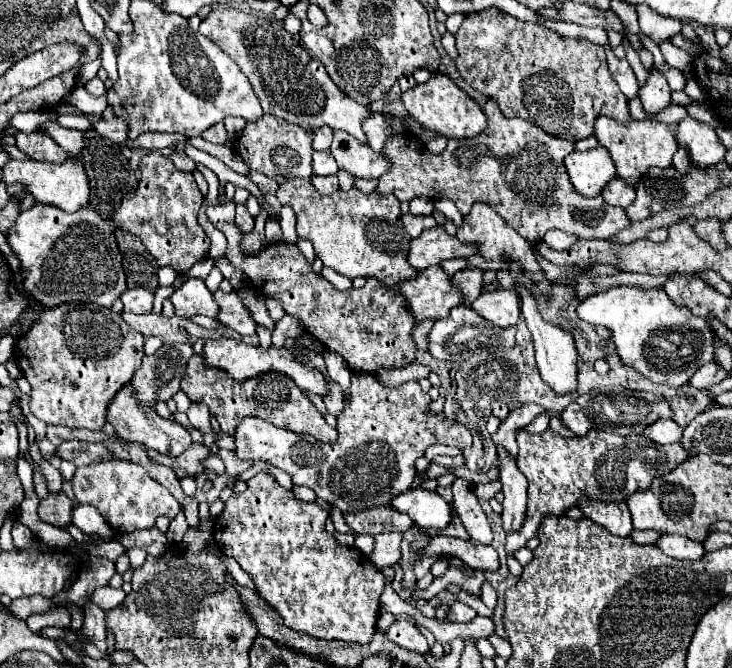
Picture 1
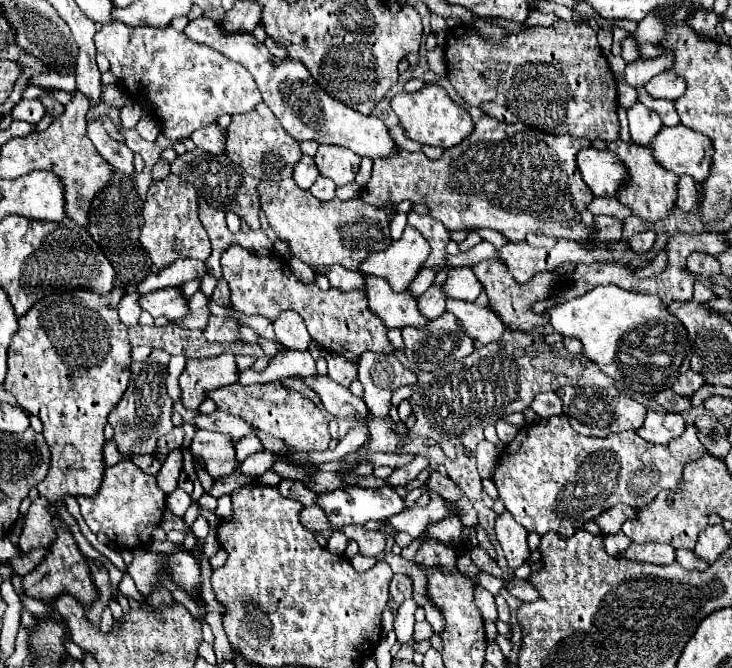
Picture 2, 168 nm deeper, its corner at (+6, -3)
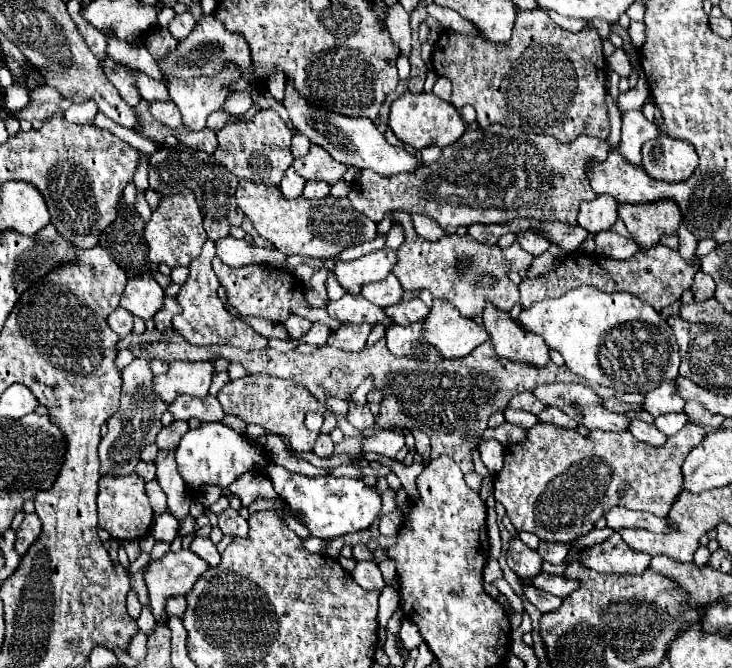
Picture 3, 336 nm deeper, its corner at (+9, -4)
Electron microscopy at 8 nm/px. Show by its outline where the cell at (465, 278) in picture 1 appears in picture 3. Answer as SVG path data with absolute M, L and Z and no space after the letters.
M416 296L412 300L404 300L396 306L388 306L386 308L386 314L390 318L394 318L396 324L400 326L408 326L412 322L418 322L418 320L424 320L428 314L430 314L430 308L424 306L424 302Z

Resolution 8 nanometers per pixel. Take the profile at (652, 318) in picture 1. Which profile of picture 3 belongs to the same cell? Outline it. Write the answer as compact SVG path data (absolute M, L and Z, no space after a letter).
M580 286L576 290L566 292L560 298L548 298L534 302L530 308L522 310L518 316L518 322L522 328L540 334L546 344L554 350L558 350L566 366L582 376L590 384L602 384L606 388L612 388L614 392L642 392L654 390L664 380L678 378L678 366L680 366L680 352L676 350L676 336L672 334L670 324L646 302L640 302L640 298L628 294L628 292L602 292L594 286Z

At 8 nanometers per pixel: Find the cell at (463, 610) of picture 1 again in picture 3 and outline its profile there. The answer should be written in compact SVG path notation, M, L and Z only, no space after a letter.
M404 620L402 630L400 630L398 636L400 636L402 644L406 646L406 650L412 650L412 648L416 648L424 642L422 636L420 636L420 630L416 630L416 624L412 624L412 622L408 622L408 620Z

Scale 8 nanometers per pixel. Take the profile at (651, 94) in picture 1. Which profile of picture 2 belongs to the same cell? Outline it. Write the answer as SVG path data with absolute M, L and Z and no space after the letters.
M637 101L637 105L633 105L627 111L629 117L629 131L631 131L631 141L635 145L649 145L651 139L661 131L663 123L659 119L659 115L655 115L653 111L649 111L645 105L641 105Z

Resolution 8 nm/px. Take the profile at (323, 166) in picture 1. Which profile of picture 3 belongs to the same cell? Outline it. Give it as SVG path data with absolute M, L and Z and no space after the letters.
M288 168L280 182L280 190L286 198L298 198L304 190L304 184L306 184L306 180L300 178L300 174L296 174L292 168Z

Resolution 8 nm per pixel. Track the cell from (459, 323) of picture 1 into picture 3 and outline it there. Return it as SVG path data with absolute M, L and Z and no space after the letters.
M414 322L408 326L392 326L386 330L388 350L394 356L408 356L422 362L442 362L440 352L424 342L424 322Z

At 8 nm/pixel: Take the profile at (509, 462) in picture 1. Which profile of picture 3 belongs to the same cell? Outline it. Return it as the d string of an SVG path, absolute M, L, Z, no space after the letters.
M516 534L516 536L510 538L510 548L508 548L506 562L520 578L532 578L532 576L540 574L542 558L540 558L538 552L530 550Z

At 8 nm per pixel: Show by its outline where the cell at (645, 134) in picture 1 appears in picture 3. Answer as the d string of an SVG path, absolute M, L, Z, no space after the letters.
M648 202L640 206L620 204L618 216L642 250L658 244L662 234L674 234L682 222L676 202Z

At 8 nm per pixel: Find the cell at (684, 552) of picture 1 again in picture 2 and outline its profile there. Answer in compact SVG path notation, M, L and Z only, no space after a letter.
M631 543L623 553L617 555L617 559L667 565L675 561L675 549L671 545L661 545L661 543L643 543L643 545Z

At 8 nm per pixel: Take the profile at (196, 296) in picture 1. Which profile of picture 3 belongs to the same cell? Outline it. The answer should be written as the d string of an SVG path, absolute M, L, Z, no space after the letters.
M152 276L130 278L120 306L126 308L130 314L140 316L142 320L148 320L156 314L156 310L160 310L160 306L164 306L164 290Z

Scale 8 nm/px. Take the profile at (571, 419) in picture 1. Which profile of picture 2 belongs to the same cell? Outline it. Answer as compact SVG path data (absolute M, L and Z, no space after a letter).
M545 391L541 395L537 395L531 405L529 405L541 419L549 419L553 415L561 415L561 401L553 391Z

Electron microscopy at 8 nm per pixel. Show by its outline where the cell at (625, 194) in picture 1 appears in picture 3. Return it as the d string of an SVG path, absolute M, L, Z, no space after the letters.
M604 194L604 196L596 196L590 202L582 202L580 204L580 214L578 214L578 224L586 230L590 230L592 234L598 234L602 230L610 230L614 226L614 222L618 220L616 214L618 202Z

